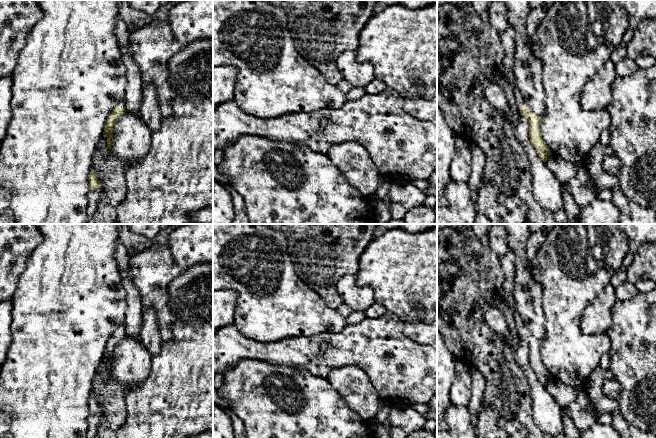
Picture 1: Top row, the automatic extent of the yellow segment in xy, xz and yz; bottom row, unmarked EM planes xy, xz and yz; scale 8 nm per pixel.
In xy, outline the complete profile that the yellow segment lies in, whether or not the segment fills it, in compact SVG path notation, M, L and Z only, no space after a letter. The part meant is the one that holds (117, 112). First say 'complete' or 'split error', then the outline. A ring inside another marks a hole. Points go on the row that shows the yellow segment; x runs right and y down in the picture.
split error; M123 99L118 103L117 106L114 107L112 112L107 117L103 136L108 137L109 142L107 143L107 146L109 148L112 148L113 133L114 133L114 127L115 127L116 120L126 112L125 107L126 107L126 103L125 103L125 99Z

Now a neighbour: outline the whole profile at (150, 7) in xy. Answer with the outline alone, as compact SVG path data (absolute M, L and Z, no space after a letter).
M128 0L130 7L136 11L154 16L162 4L162 0Z

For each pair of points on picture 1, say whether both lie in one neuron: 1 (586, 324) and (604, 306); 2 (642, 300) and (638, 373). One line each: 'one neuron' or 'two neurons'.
1: one neuron
2: one neuron

